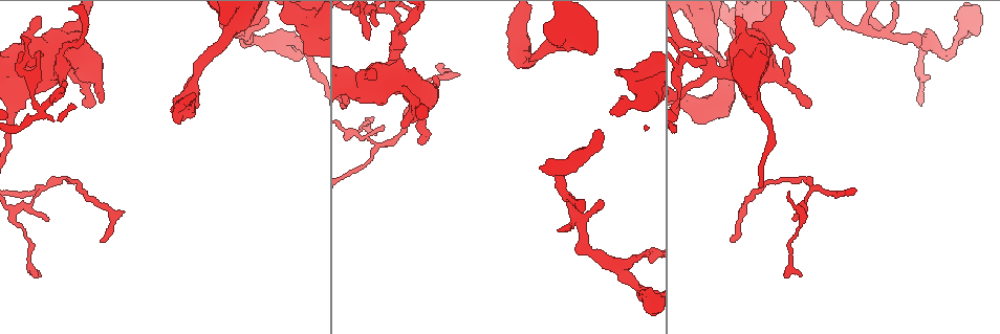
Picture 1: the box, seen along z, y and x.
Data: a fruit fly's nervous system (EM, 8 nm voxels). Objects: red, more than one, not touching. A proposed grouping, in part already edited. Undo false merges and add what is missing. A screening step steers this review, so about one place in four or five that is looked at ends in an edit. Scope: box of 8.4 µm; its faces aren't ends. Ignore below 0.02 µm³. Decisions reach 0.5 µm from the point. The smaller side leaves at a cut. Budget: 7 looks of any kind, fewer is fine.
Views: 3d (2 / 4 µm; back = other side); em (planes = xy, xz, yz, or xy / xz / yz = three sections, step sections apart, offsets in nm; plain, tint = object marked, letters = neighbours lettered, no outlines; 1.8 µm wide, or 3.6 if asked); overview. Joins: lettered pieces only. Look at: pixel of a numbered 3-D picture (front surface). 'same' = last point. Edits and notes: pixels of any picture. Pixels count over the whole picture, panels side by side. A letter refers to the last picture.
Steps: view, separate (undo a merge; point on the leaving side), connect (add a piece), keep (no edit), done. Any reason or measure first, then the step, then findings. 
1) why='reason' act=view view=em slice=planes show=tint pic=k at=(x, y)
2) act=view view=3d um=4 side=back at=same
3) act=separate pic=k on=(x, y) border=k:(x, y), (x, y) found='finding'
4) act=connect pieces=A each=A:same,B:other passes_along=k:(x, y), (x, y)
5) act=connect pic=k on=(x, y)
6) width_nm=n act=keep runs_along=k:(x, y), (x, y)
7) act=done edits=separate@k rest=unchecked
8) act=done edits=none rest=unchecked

why='touches itself' act=view view=3d um=2 side=back pic=1 at=(15, 97)

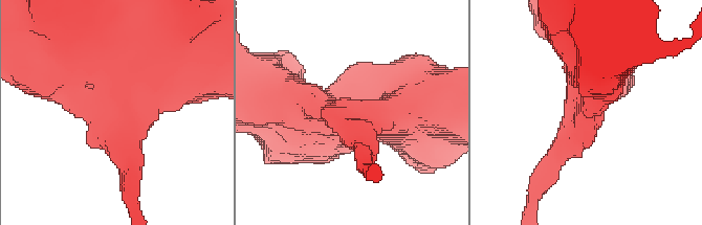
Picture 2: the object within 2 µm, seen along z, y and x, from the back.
act=view view=em slice=xz step=8 show=tint pic=2 at=(585, 110)

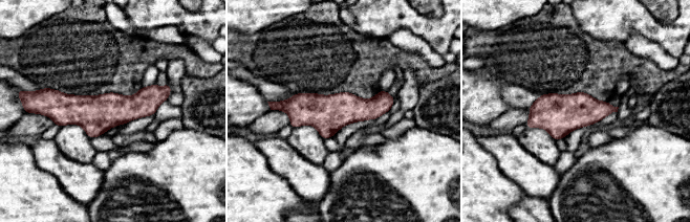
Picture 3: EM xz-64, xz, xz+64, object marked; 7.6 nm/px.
act=view view=em slice=planes show=letters at=same

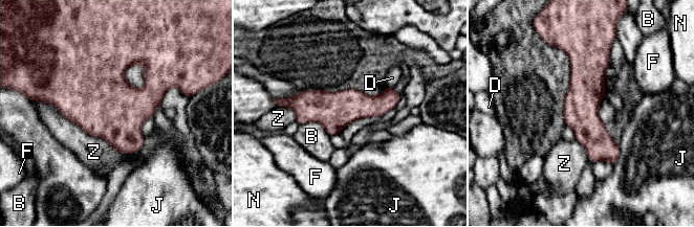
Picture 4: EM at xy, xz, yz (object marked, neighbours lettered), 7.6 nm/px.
act=keep each=B:other,D:other,F:other,J:other,N:other,Z:other border=4:(43, 100), (85, 132), (129, 154) found='continuous, no second neuron'

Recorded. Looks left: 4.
why='touches itself' act=view view=em um=3.6 slice=planes show=letters pic=1 at=(85, 59)

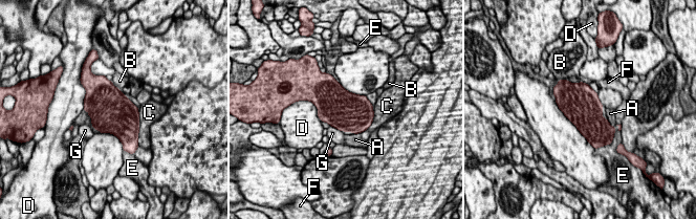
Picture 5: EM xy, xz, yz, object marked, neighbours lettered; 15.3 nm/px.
act=keep each=A:other,B:other,C:other,D:other,E:other,F:other,G:other border=5:(596, 93), (603, 105) found='one neuron here'

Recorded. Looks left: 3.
why='abrupt turn' act=view view=em slice=planes show=letters pic=1 at=(614, 266)

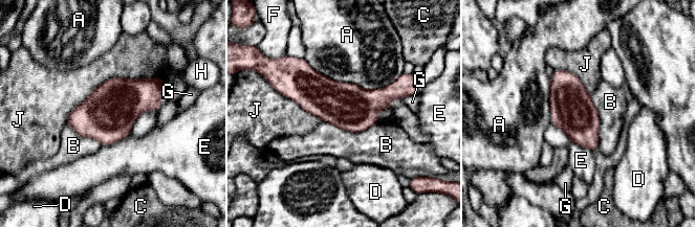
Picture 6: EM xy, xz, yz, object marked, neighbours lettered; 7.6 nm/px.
act=keep each=A:other,B:other,C:other,D:other,E:other,F:other,G:other,H:other,J:other found='one neuron here'

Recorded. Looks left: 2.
act=done edits=none rest=unchecked

